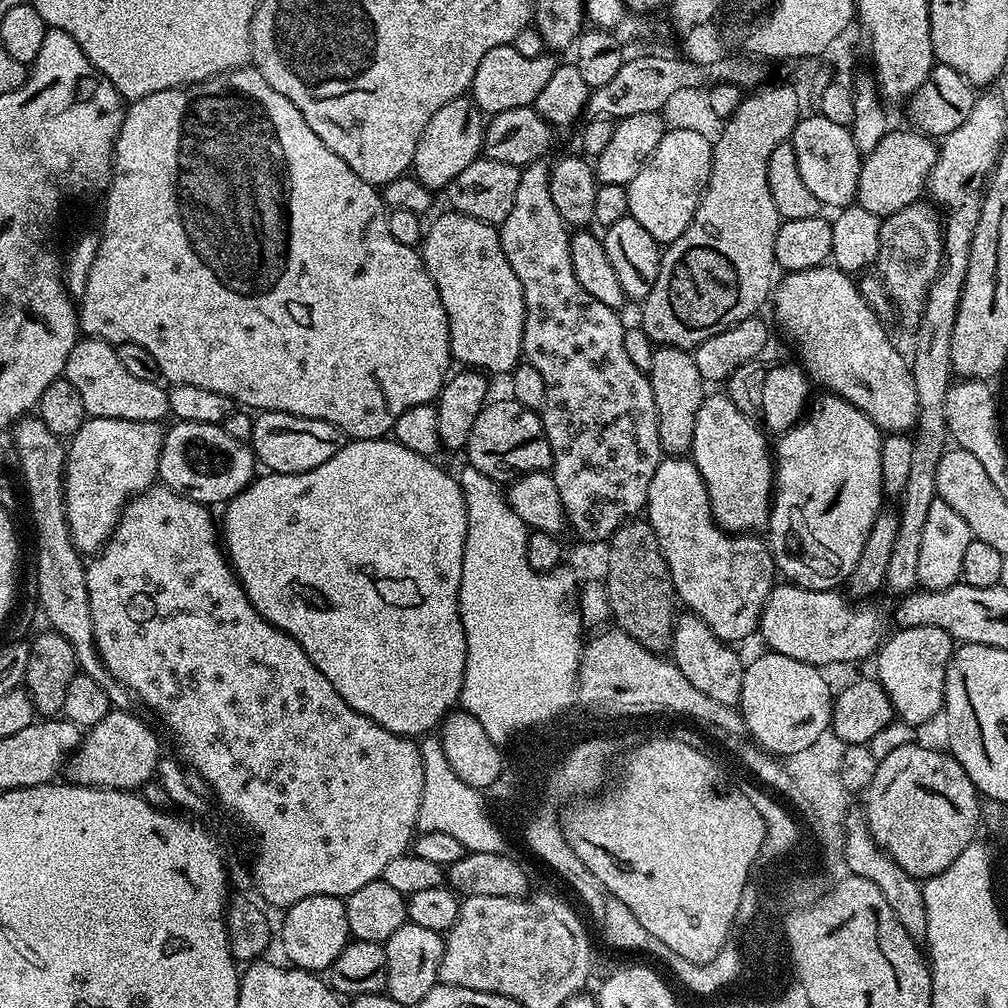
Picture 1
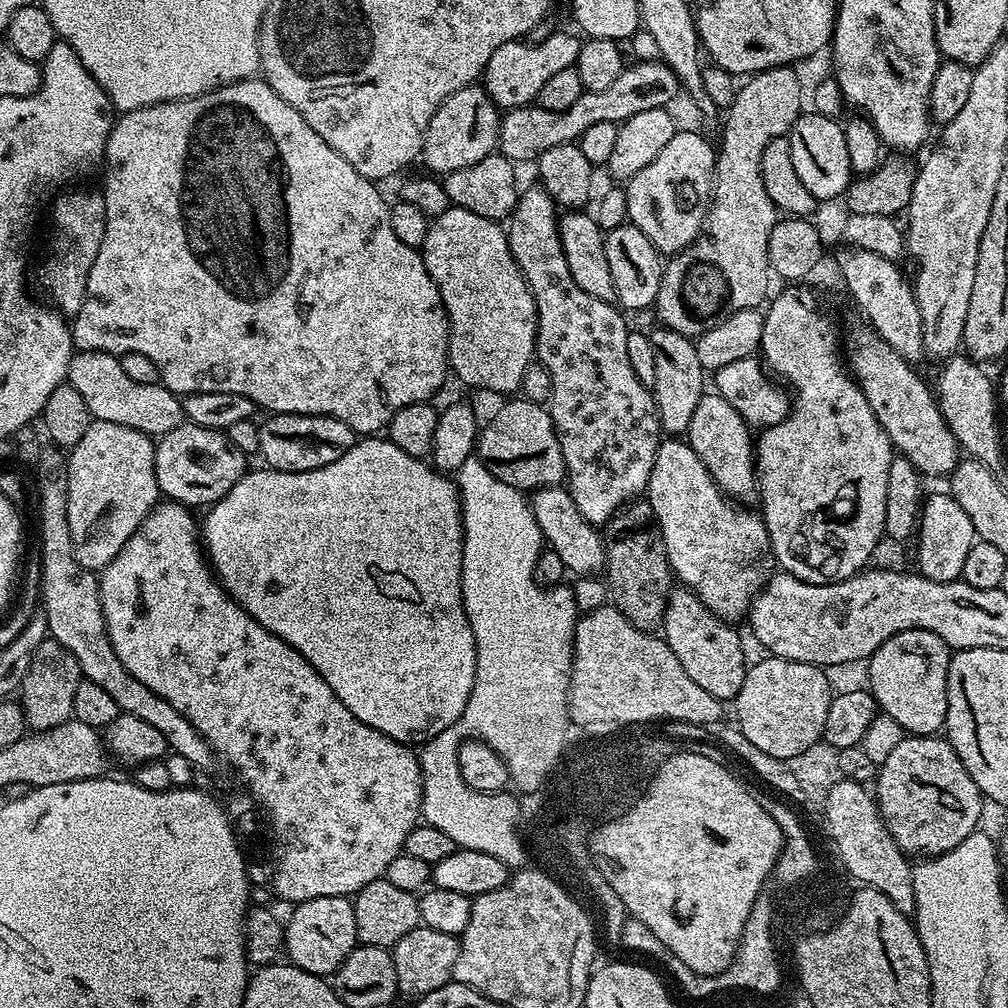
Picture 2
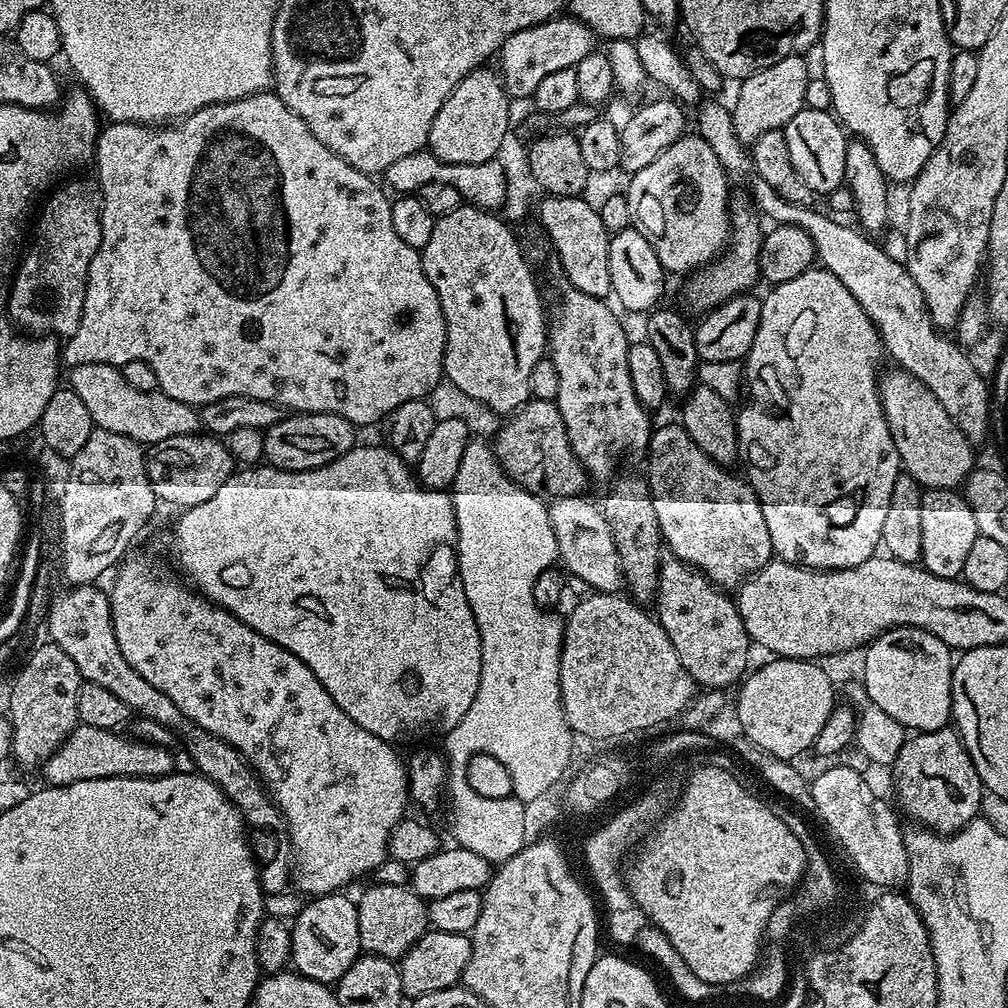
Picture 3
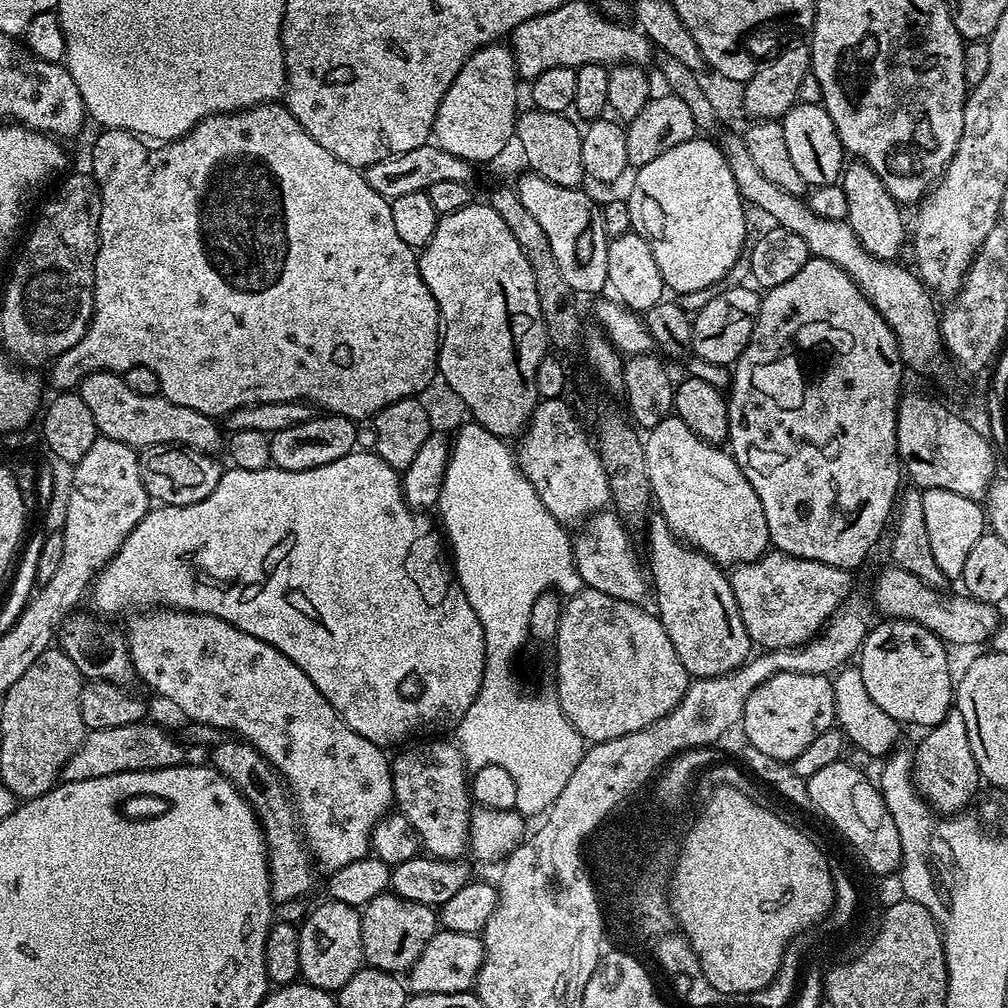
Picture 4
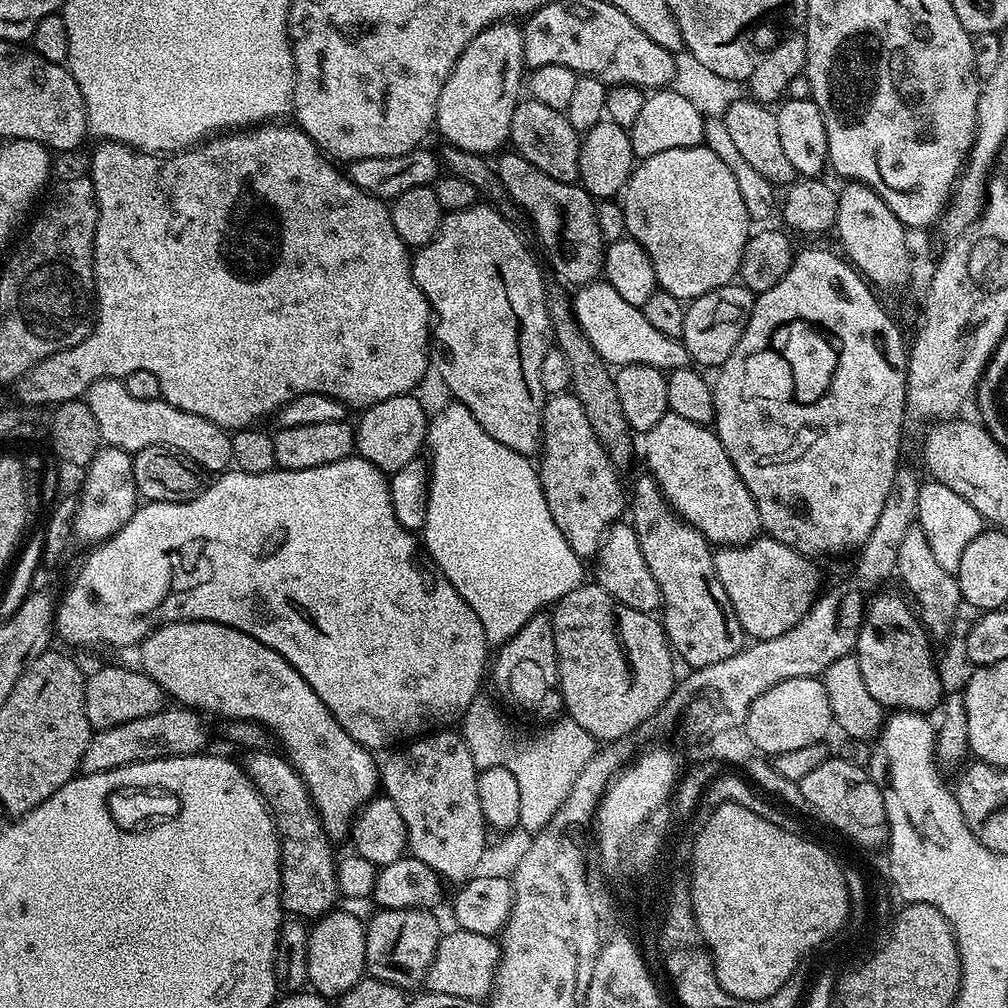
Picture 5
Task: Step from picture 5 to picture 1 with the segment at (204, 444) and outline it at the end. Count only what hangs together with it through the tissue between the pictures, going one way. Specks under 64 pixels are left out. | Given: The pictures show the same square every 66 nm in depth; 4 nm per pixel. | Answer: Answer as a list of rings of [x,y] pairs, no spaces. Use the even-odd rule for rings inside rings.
[[[91,338],[77,339],[74,350],[70,350],[70,354],[66,358],[63,377],[82,396],[82,403],[88,416],[122,418],[123,420],[154,420],[160,422],[165,419],[164,415],[166,417],[169,415],[168,392],[165,389],[160,389],[161,385],[157,381],[134,378],[134,374],[127,372],[126,366],[122,366],[122,362],[118,362],[118,354],[115,347],[107,344],[105,340],[93,340]]]

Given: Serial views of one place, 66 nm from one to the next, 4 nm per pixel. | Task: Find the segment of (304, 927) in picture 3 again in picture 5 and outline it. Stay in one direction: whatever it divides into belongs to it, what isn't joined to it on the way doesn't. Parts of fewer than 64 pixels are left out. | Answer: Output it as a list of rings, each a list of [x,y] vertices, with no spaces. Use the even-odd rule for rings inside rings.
[[[333,910],[317,919],[308,934],[308,983],[311,991],[325,998],[339,998],[365,979],[366,924],[352,912]]]

